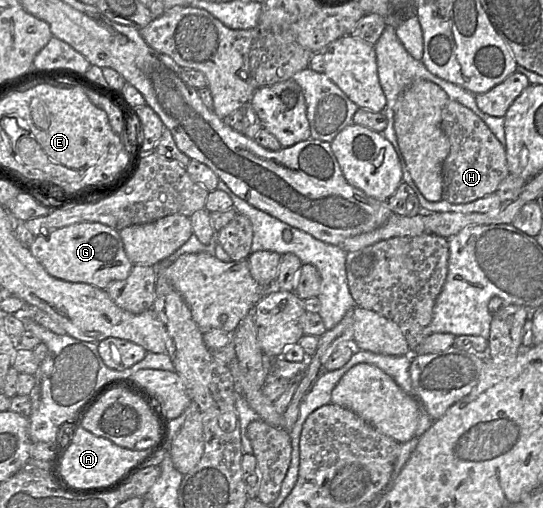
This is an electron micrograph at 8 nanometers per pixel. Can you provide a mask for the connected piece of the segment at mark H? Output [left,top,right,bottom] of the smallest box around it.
[441,99,509,204]

